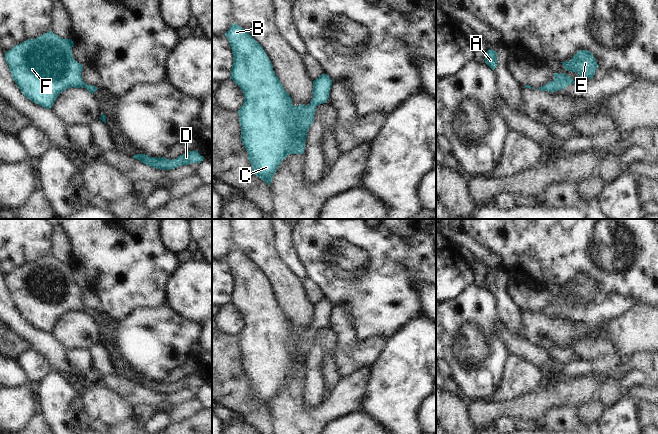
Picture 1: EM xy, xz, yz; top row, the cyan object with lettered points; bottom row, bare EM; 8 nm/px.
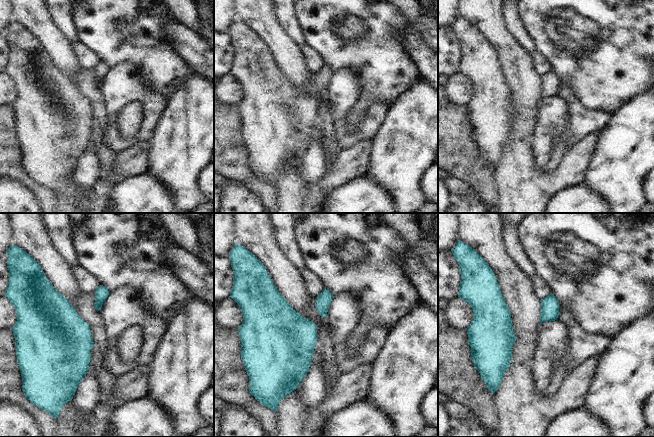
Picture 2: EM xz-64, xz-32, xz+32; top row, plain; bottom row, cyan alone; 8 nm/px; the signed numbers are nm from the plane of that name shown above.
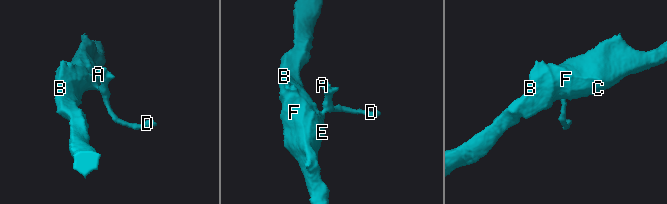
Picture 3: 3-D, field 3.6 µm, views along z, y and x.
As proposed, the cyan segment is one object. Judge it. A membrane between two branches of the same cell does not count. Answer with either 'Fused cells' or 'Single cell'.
Single cell.

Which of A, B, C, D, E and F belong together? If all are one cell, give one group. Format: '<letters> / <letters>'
A B C D E F

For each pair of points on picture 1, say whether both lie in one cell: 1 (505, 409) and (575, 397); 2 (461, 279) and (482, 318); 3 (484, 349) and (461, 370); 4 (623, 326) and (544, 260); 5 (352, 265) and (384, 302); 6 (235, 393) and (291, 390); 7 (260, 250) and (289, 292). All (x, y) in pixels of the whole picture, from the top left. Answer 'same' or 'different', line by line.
1: same
2: different
3: same
4: different
5: same
6: different
7: same

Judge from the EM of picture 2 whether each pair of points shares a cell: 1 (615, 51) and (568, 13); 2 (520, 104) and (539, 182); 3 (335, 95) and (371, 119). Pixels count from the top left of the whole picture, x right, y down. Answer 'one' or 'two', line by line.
1: one
2: one
3: one

